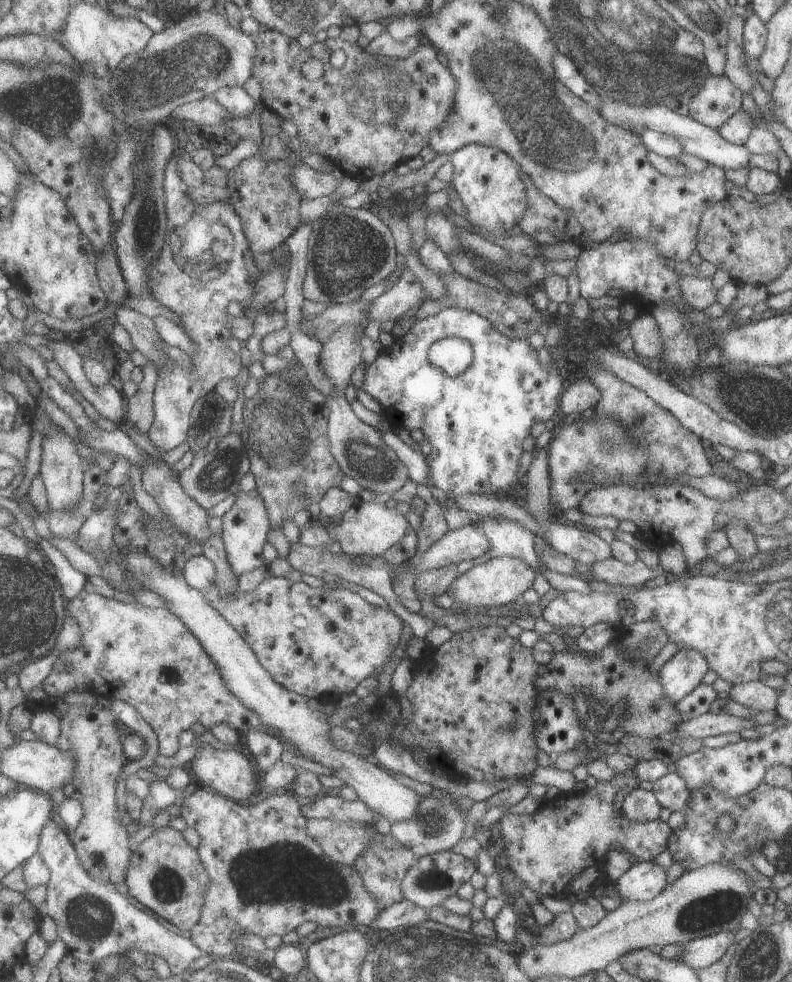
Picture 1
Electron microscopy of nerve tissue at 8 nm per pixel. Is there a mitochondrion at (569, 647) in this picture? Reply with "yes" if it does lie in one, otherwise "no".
no

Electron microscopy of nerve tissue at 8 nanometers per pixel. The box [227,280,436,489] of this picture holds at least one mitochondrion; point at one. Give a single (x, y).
(281, 428)

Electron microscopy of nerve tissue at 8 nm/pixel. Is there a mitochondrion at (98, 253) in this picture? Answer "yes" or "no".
no

